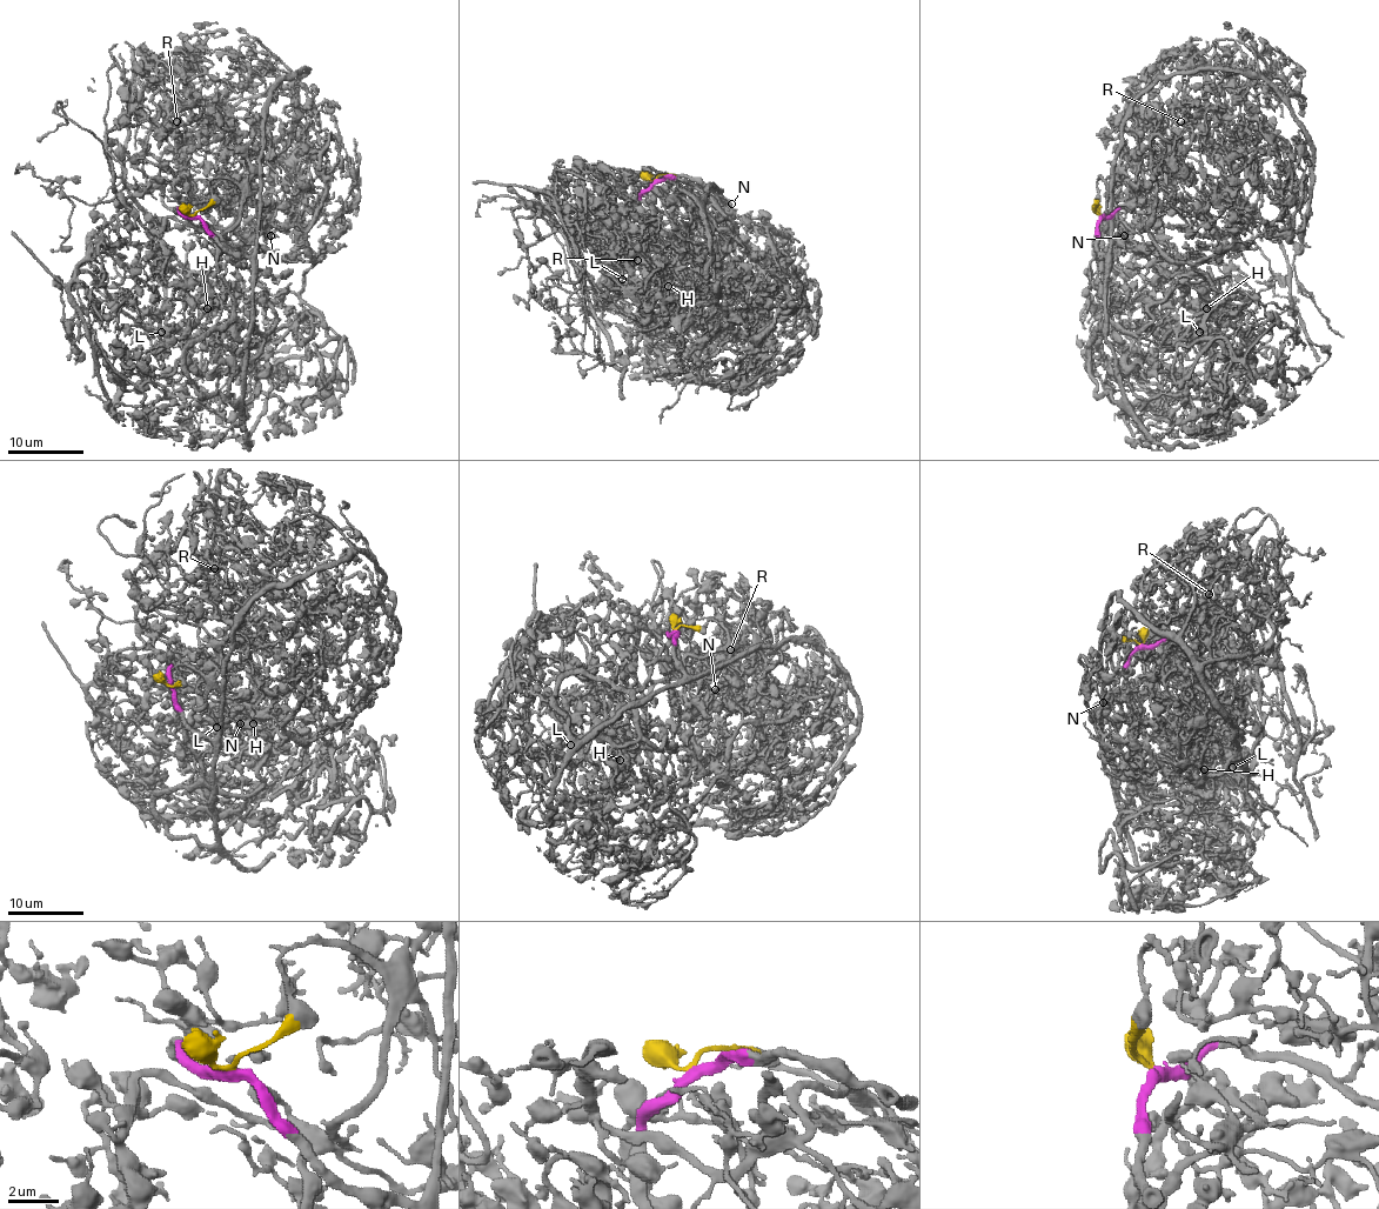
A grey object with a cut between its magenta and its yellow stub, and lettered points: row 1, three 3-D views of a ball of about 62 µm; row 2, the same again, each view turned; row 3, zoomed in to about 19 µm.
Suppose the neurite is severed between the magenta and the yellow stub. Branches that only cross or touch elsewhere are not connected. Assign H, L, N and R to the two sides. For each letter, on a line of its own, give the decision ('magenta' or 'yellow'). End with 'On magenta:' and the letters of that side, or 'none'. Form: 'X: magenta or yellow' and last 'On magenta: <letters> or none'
H: magenta
L: magenta
N: yellow
R: magenta
On magenta: H, L, R

